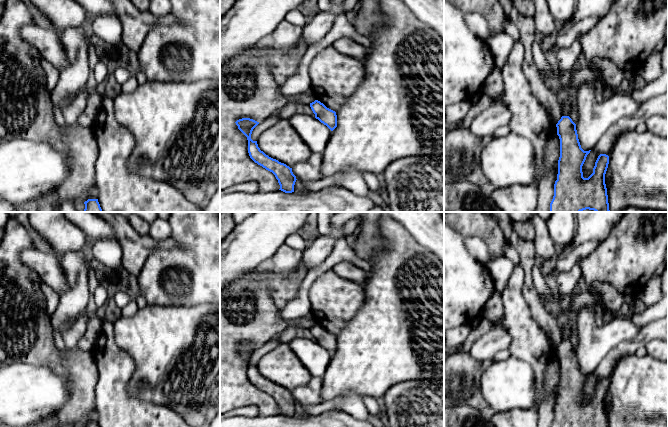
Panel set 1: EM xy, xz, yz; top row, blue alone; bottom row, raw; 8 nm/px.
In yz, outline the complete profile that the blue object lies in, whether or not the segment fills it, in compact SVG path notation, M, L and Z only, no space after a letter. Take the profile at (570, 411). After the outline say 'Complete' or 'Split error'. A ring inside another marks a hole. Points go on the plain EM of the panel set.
M562 340L556 351L560 363L560 381L551 427L608 427L605 398L609 380L600 378L593 397L584 402L582 390L591 374L581 372L576 348L569 340Z. Complete

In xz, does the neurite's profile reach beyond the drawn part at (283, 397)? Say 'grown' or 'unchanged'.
unchanged

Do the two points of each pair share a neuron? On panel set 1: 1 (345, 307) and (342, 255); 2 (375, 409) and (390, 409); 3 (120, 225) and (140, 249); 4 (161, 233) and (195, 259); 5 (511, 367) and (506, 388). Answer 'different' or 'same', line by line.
1: different
2: different
3: same
4: different
5: same

